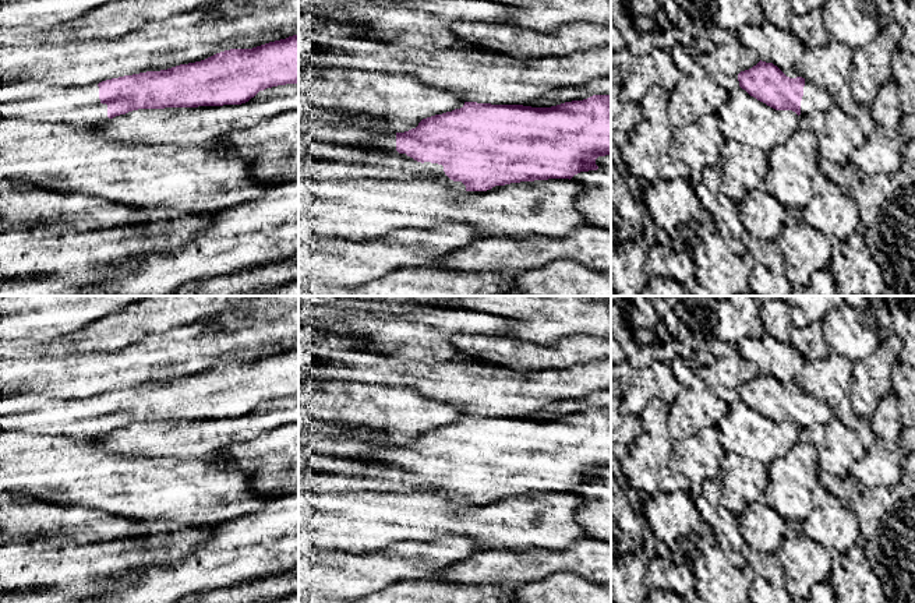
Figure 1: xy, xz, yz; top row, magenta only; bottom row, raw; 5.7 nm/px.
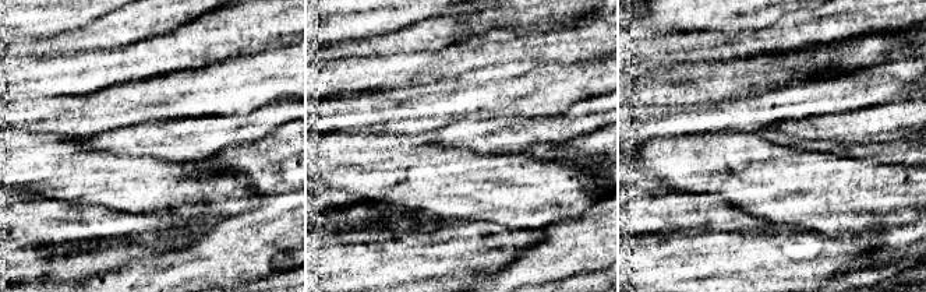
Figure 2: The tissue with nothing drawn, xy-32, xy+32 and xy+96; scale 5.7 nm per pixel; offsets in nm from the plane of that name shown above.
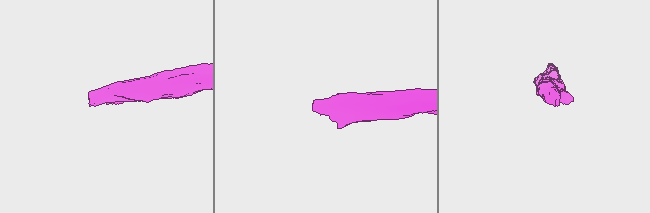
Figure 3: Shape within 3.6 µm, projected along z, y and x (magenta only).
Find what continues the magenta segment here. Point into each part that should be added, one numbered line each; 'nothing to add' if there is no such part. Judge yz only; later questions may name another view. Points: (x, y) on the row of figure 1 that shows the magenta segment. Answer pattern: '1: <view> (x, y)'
1: yz (815, 99)

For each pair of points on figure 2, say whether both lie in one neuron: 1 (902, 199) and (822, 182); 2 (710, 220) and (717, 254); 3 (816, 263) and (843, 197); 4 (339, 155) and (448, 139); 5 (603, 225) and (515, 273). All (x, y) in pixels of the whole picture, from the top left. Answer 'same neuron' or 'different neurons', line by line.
1: same neuron
2: different neurons
3: different neurons
4: different neurons
5: same neuron

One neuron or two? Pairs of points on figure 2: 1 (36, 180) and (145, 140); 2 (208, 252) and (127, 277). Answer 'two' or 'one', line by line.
1: two
2: one

